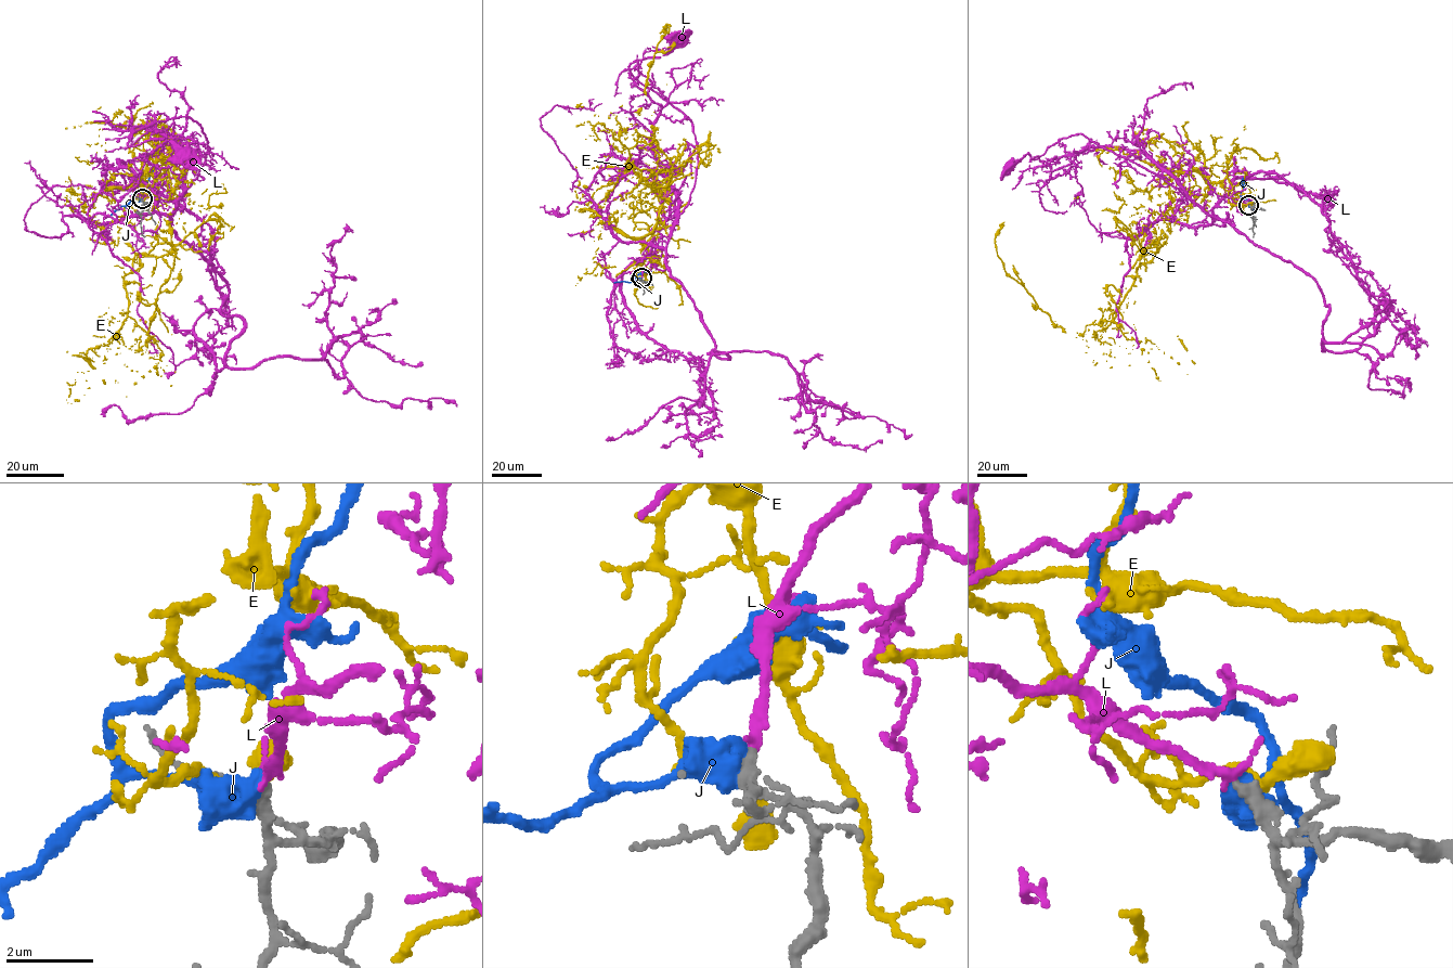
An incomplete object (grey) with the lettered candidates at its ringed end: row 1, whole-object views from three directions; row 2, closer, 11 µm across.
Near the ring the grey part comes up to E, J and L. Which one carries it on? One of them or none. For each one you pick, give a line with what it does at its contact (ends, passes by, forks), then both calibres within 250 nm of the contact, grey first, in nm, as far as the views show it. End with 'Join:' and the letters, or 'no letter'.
L: it ends | 360/240 nm
Join: L

